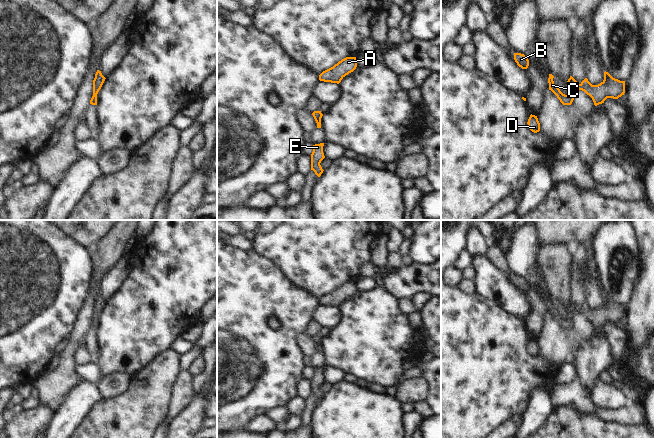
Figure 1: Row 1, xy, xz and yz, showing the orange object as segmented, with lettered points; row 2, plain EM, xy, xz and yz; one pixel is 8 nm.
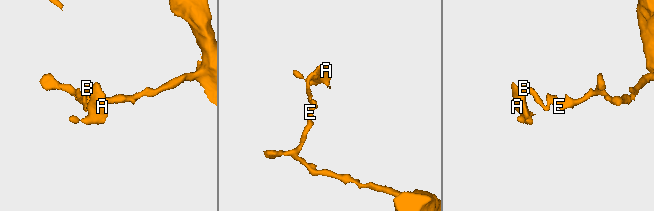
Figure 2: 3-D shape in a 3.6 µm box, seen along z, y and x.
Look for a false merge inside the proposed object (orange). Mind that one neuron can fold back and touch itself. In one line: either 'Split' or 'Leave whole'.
Leave whole.

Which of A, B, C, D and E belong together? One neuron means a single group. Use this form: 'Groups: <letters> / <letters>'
Groups: A B C D E.

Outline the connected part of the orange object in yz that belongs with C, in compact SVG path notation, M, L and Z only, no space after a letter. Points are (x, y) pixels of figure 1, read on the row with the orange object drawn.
M604 72L604 80L598 85L592 85L587 78L580 84L572 77L567 81L568 94L563 94L560 89L554 84L554 76L549 74L548 83L551 90L563 105L571 105L574 100L574 91L579 89L589 95L594 105L604 103L607 98L618 99L625 93L625 81L620 81L613 78L608 72Z

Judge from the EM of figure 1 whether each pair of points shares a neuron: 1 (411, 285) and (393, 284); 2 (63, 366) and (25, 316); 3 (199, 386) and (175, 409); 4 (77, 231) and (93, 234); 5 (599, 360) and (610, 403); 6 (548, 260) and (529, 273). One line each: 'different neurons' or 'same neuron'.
1: same neuron
2: different neurons
3: different neurons
4: same neuron
5: different neurons
6: different neurons

